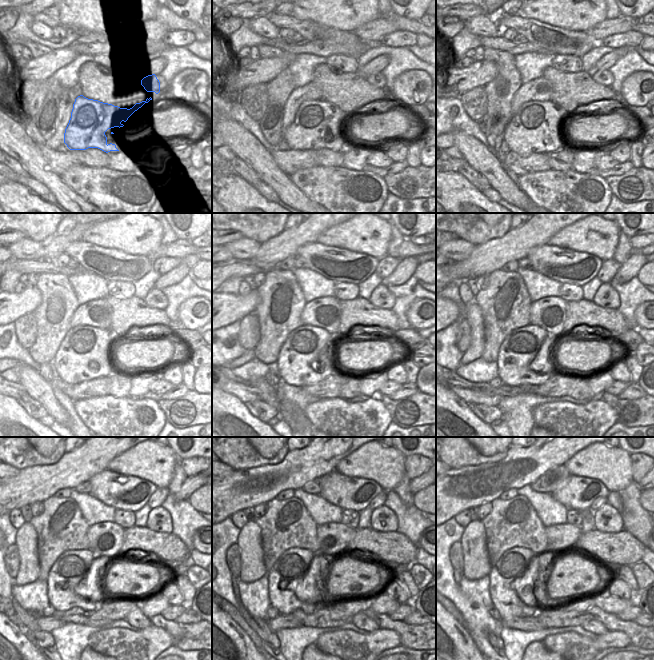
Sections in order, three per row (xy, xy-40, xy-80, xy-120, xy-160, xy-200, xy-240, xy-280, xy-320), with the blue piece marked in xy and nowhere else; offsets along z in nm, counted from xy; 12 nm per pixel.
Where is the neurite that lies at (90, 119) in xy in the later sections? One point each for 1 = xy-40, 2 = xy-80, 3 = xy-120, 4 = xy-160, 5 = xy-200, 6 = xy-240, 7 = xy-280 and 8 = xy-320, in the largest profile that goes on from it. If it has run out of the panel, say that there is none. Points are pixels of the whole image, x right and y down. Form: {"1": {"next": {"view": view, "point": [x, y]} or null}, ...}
{"1": {"next": {"view": "xy-40", "point": [314, 120]}}, "2": {"next": {"view": "xy-80", "point": [532, 130]}}, "3": {"next": {"view": "xy-120", "point": [81, 345]}}, "4": {"next": {"view": "xy-160", "point": [306, 344]}}, "5": {"next": {"view": "xy-200", "point": [517, 351]}}, "6": {"next": {"view": "xy-240", "point": [70, 568]}}, "7": {"next": {"view": "xy-280", "point": [283, 594]}}, "8": {"next": {"view": "xy-320", "point": [513, 564]}}}

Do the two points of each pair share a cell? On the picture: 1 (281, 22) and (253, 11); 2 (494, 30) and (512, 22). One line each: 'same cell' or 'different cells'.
1: different cells
2: different cells

